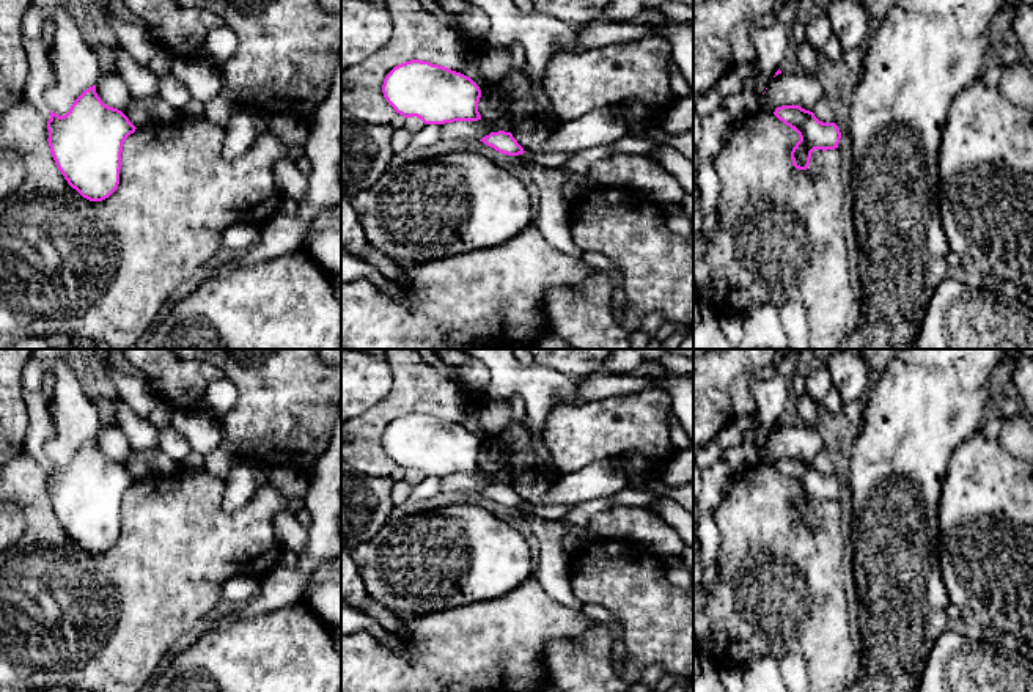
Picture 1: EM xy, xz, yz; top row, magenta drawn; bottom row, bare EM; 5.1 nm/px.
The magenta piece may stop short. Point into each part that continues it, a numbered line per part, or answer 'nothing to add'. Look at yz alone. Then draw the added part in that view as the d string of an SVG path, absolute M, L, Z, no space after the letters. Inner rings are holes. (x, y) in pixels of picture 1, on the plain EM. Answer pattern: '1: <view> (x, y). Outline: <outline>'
nothing to add

